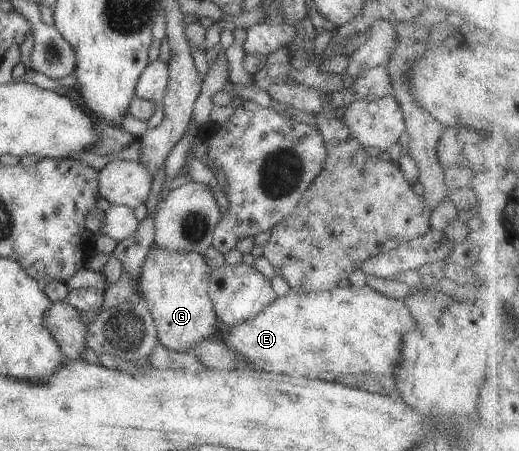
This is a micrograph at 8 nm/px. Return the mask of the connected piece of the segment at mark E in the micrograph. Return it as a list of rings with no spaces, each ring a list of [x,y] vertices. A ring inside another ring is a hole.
[[[368,285],[354,286],[335,286],[332,290],[322,290],[322,292],[294,292],[292,288],[288,292],[280,297],[277,297],[274,302],[270,302],[264,310],[256,318],[252,320],[244,320],[241,324],[236,324],[232,328],[220,327],[216,338],[221,338],[222,342],[226,343],[228,348],[236,350],[242,358],[246,358],[248,362],[252,362],[256,366],[257,370],[264,370],[266,372],[274,373],[282,372],[282,374],[288,374],[290,376],[300,376],[308,378],[318,378],[318,377],[331,377],[335,375],[358,375],[358,374],[390,374],[393,376],[394,368],[396,364],[402,360],[402,338],[406,332],[410,332],[410,328],[416,324],[414,318],[412,318],[412,313],[408,310],[408,306],[404,304],[402,298],[396,299],[390,296],[385,296],[379,291],[370,288]]]

